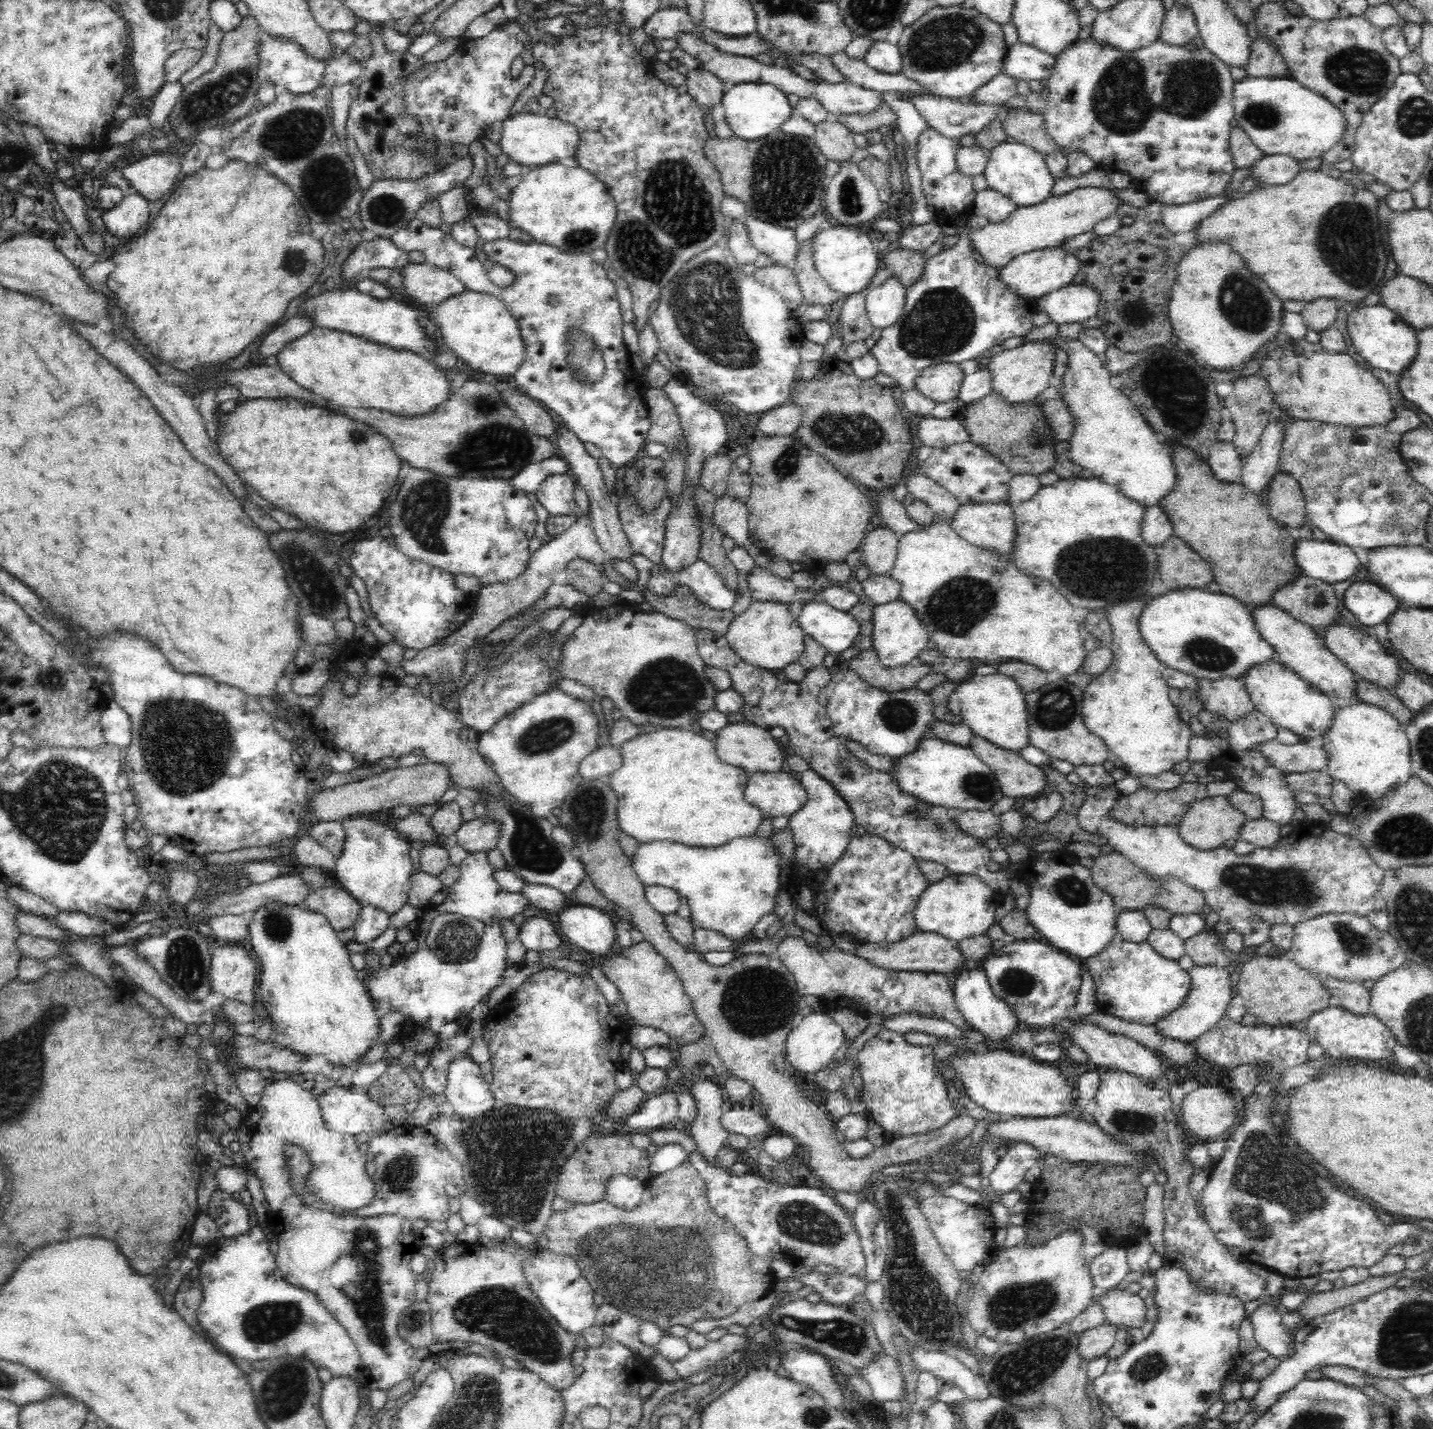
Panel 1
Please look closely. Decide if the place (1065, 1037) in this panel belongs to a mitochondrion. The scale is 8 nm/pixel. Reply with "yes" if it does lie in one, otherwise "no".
no

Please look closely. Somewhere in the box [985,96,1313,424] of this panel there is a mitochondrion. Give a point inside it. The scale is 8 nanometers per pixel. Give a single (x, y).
(1246, 307)

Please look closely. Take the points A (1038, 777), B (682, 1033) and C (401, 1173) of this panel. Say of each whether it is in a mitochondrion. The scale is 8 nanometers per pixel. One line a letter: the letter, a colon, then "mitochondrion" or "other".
A: other
B: other
C: mitochondrion

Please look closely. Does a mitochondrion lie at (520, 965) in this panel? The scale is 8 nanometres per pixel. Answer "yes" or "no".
no

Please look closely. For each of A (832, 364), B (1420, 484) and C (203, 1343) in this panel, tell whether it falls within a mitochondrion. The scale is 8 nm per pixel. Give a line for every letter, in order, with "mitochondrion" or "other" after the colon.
A: other
B: other
C: other

